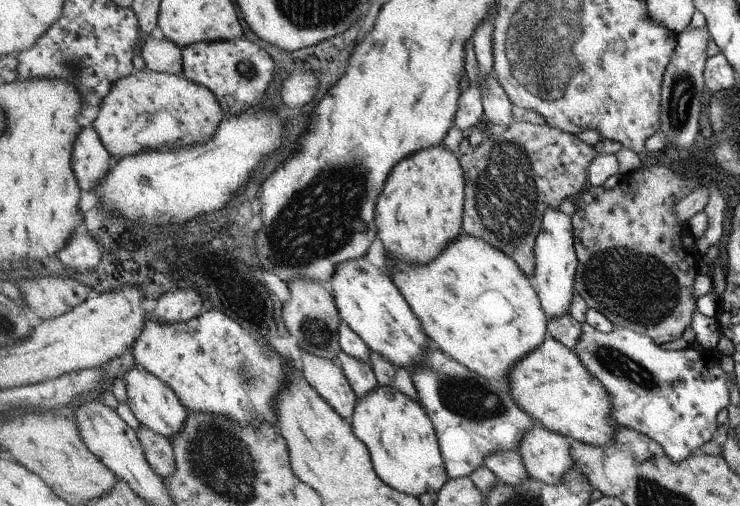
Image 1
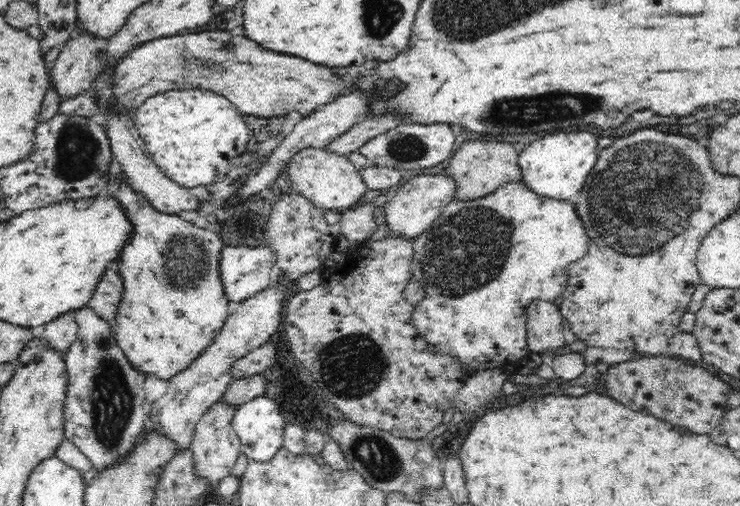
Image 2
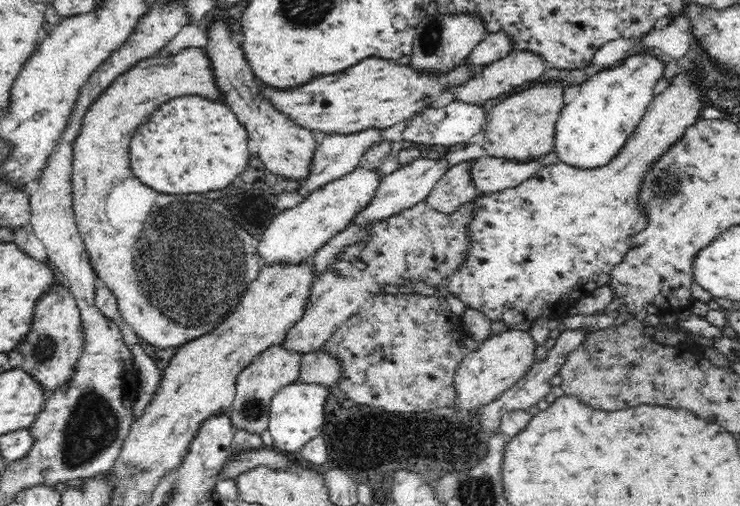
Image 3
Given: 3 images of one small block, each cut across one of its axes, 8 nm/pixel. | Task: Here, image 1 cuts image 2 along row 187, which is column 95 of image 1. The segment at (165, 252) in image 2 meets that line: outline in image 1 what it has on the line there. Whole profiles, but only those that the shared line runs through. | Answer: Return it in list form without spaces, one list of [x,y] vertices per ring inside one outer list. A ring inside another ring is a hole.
[[[146,68],[119,80],[103,105],[93,113],[90,123],[100,134],[104,146],[118,160],[152,146],[158,148],[178,142],[208,142],[208,138],[214,138],[220,122],[224,120],[222,108],[222,102],[211,88],[183,75]],[[150,136],[158,140],[152,138],[150,142]]]

